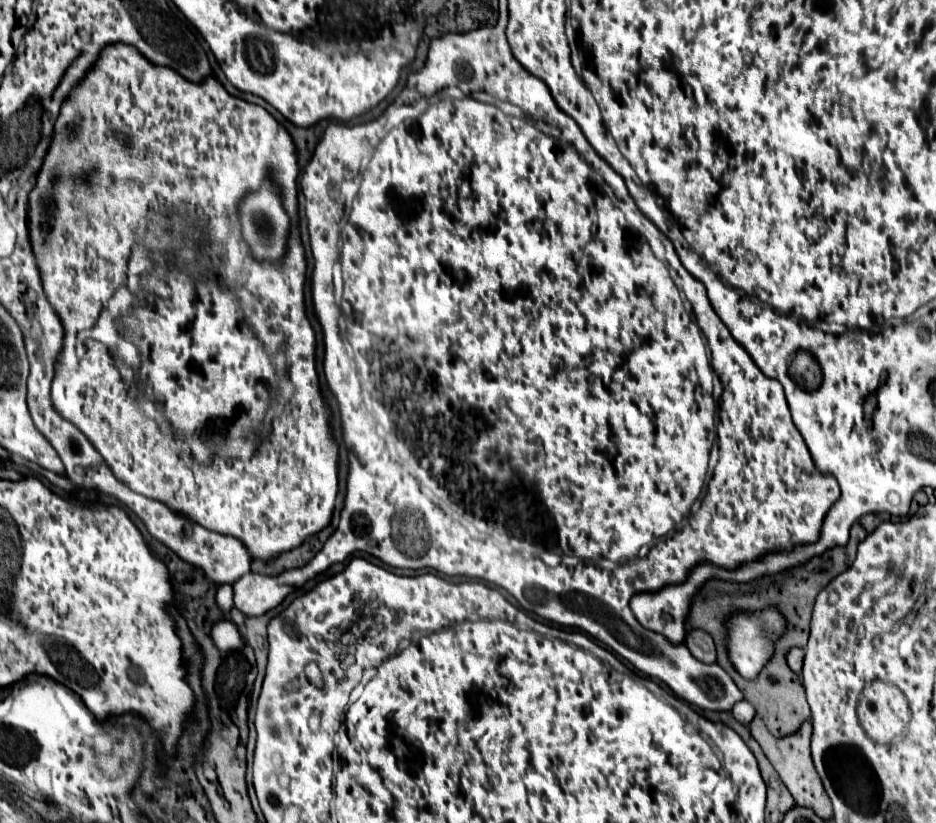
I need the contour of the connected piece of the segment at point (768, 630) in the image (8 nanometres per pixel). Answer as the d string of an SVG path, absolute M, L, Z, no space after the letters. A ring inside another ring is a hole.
M764 610L764 612L756 612L752 616L748 614L736 614L730 618L730 622L726 624L730 630L730 660L734 662L736 670L744 676L744 678L756 678L758 672L762 670L762 666L770 660L772 650L774 650L774 640L778 634L782 634L786 630L786 620L778 610Z

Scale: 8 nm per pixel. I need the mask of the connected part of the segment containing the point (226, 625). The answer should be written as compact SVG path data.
M222 620L218 622L214 628L212 628L212 638L214 638L214 644L220 648L220 650L232 650L232 648L240 648L242 644L242 638L238 634L238 628L228 622L228 620Z

